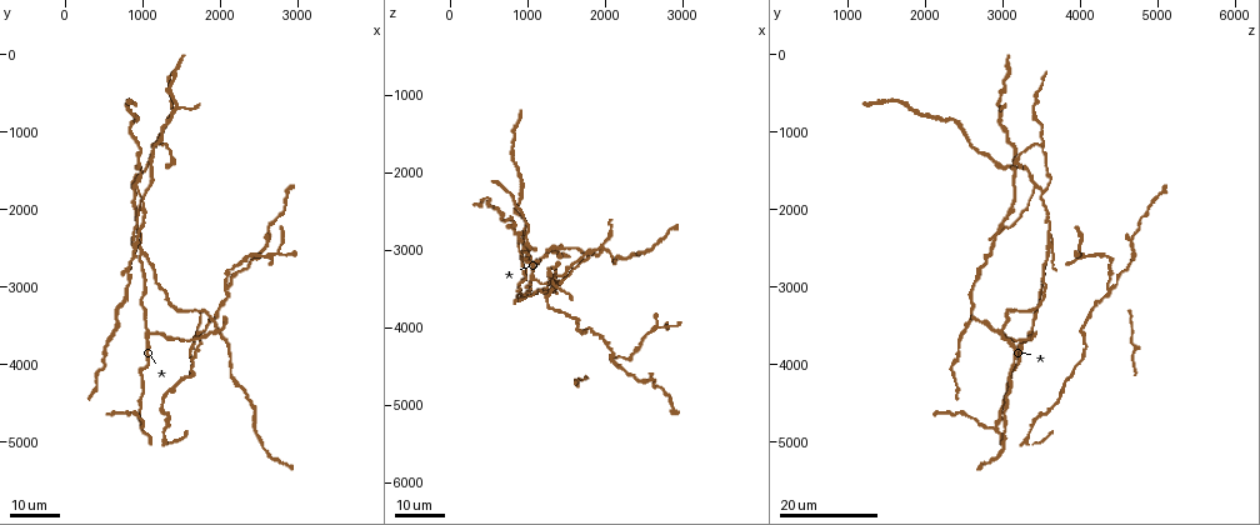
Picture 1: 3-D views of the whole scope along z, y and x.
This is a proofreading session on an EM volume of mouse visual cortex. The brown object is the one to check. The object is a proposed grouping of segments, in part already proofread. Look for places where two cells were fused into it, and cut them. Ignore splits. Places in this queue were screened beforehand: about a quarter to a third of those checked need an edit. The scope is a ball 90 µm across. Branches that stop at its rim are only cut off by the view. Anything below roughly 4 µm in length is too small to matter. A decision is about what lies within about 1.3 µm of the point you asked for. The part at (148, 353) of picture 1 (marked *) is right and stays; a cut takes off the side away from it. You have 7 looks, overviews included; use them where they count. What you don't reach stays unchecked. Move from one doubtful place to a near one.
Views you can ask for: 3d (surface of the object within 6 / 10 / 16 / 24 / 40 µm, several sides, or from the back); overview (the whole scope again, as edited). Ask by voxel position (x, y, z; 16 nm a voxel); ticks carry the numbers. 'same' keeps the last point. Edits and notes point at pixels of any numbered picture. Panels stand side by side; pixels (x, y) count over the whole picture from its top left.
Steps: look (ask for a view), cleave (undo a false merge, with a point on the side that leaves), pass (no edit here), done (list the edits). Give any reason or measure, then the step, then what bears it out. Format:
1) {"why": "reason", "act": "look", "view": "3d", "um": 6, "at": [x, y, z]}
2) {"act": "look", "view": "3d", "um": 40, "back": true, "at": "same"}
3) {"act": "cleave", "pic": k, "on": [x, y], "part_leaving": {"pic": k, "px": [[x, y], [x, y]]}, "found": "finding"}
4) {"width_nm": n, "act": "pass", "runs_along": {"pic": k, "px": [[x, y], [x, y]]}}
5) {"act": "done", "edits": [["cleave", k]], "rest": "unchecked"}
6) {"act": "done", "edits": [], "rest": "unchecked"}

{"why": "side arm on a straight run", "act": "look", "view": "3d", "um": 24, "at": [900, 1650, 3450]}

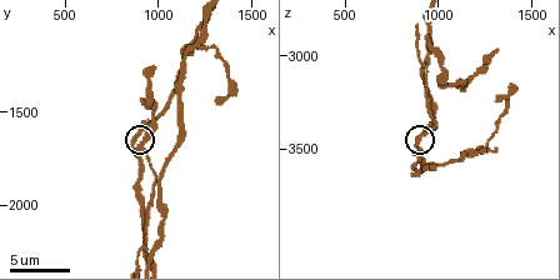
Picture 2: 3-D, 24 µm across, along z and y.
{"act": "look", "view": "3d", "um": 10, "at": [900, 1700, 3420]}

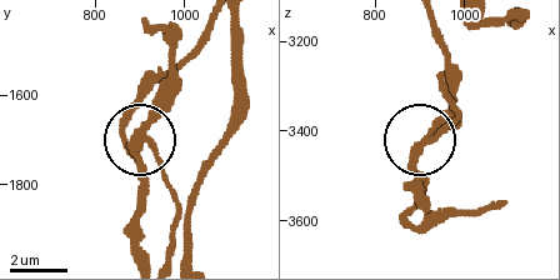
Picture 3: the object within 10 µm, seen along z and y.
{"why": "from behind", "act": "look", "view": "3d", "um": 10, "back": true, "at": [910, 1695, 3425]}

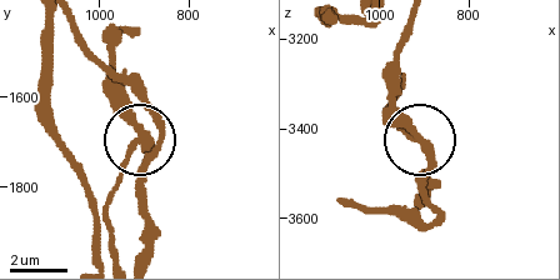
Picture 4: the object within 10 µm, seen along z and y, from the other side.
{"arms": 3, "act": "cleave", "pic": 4, "on": [120, 181], "part_leaving": {"pic": 4, "px": [[133, 146], [105, 215], [114, 258]]}, "found": "a second cell is stuck on"}

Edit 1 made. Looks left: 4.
{"why": "see it whole again", "act": "look", "view": "overview"}

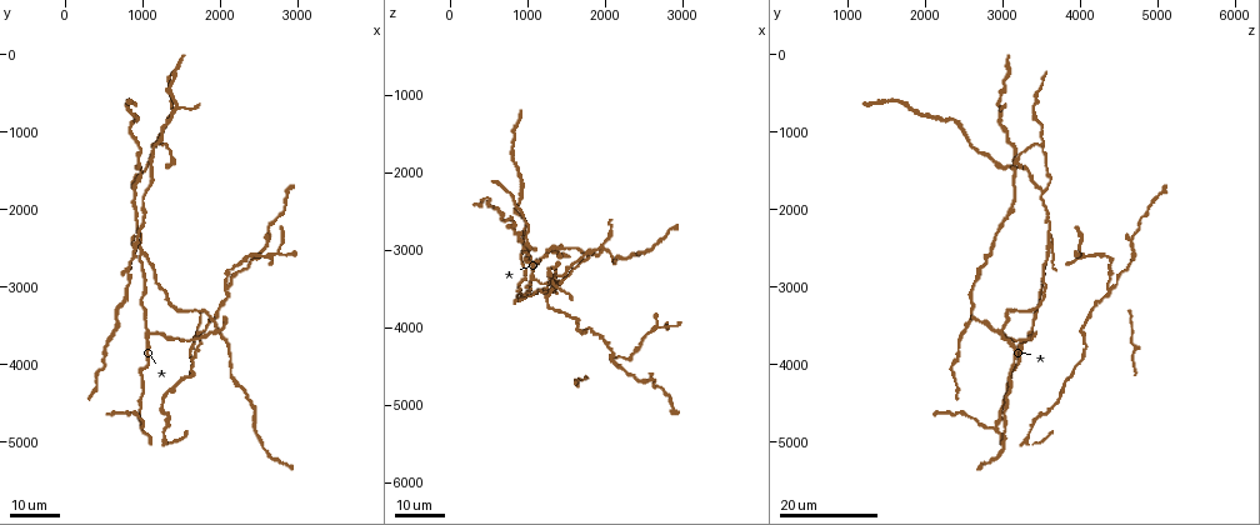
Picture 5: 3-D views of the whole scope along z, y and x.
{"why": "a fork", "act": "look", "view": "3d", "um": 16, "at": [1450, 700, 3000]}

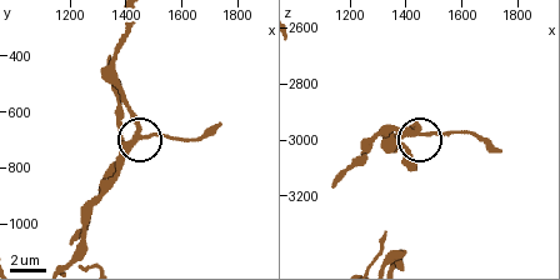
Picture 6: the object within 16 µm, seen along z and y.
{"why": "closer look", "act": "look", "view": "3d", "um": 10, "at": [1470, 700, 2970]}

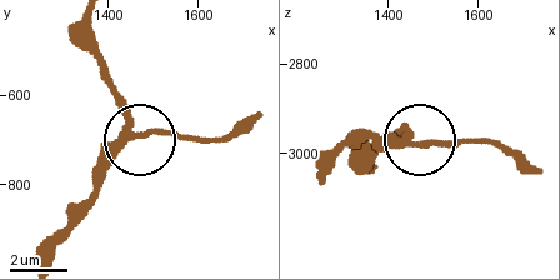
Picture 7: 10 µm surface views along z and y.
{"why": "from behind", "act": "look", "view": "3d", "um": 10, "back": true, "at": [1465, 690, 2975]}

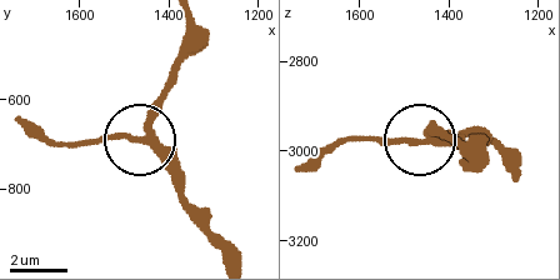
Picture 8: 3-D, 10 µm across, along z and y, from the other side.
{"act": "pass", "found": "all the same cell"}

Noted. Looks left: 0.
{"act": "done", "edits": [["cleave", 4]], "rest": "unchecked"}

